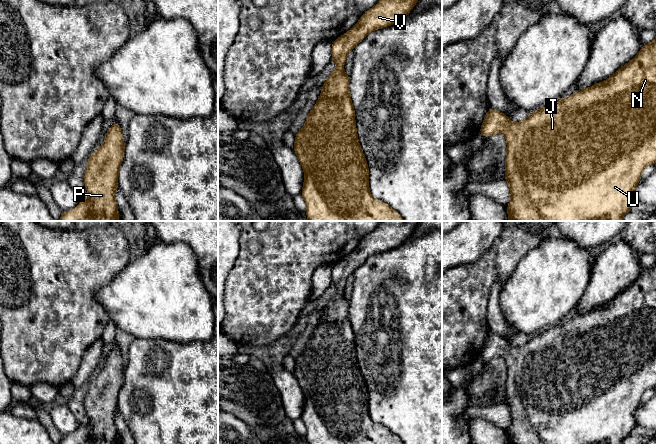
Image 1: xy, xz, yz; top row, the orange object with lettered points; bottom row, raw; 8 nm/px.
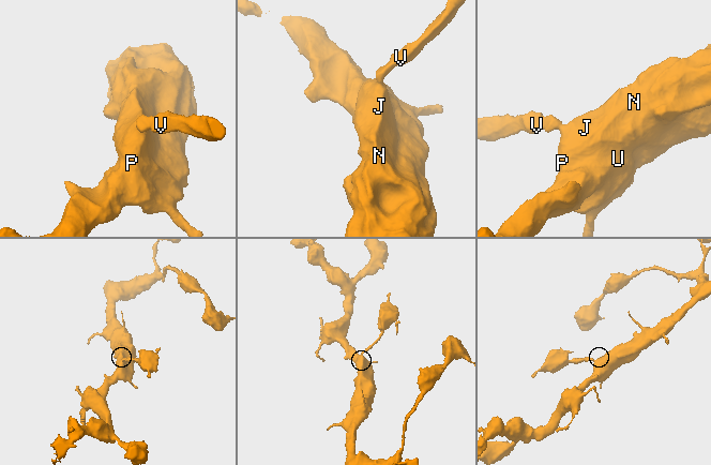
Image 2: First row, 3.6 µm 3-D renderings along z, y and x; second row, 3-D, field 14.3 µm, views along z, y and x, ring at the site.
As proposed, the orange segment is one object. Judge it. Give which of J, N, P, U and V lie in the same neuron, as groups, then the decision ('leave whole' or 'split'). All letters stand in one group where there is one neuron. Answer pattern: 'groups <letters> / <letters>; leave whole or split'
groups J N P U V; leave whole

